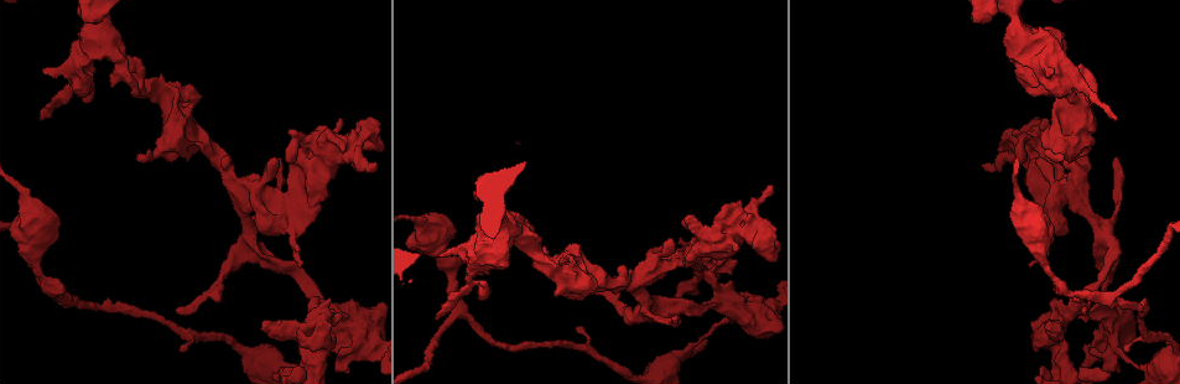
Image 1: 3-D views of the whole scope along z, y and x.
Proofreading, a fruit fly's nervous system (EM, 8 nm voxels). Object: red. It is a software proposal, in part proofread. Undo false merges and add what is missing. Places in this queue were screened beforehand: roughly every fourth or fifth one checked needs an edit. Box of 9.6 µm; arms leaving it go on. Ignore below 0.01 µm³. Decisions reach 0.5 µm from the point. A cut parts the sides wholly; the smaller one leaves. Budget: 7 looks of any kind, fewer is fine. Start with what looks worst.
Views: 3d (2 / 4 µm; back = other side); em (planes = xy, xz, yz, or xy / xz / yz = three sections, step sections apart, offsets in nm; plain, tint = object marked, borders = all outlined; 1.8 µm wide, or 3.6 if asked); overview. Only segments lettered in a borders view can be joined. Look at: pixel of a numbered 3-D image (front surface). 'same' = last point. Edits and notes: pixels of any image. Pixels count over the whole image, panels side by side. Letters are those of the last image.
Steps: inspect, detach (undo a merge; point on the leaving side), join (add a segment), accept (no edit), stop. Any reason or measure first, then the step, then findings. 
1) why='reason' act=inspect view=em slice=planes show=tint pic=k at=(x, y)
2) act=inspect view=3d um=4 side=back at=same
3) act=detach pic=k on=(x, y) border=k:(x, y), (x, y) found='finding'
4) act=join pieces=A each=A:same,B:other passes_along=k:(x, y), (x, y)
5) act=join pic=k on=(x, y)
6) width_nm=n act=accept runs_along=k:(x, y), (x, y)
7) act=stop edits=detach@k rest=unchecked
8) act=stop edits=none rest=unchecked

why='calibre changes' act=inspect view=3d um=4 pic=1 at=(1111, 244)

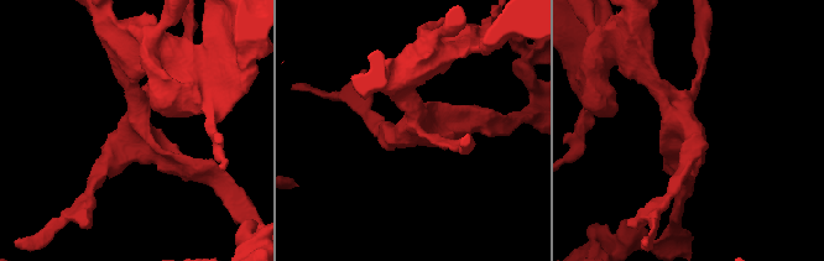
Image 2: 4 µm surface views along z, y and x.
why='need the tissue' act=inspect view=em slice=xy step=4 show=plain pic=2 at=(138, 130)

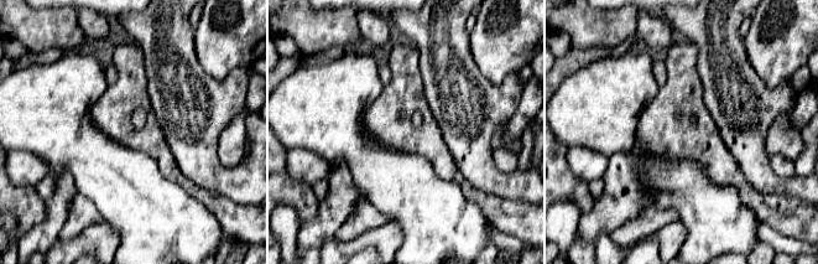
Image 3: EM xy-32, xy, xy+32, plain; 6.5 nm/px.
act=inspect view=em slice=xy step=4 show=borders at=same

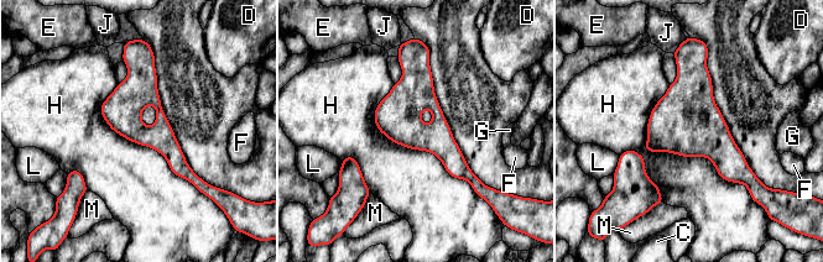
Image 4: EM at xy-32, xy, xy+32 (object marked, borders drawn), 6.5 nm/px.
arms=4 act=accept each=C:other,D:other,E:other,F:other,G:other,H:other,J:other,L:other,M:other found='one neuron here'

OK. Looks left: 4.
why='abrupt turn' act=inspect view=em slice=yz step=16 show=tint pic=1 at=(1113, 352)

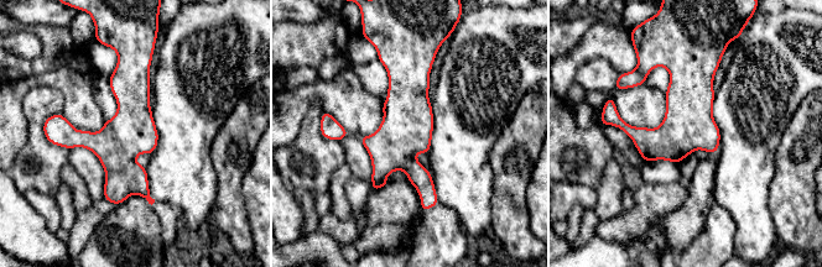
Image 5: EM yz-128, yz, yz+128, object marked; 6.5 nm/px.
why='another direction' act=inspect view=em slice=planes show=borders at=same

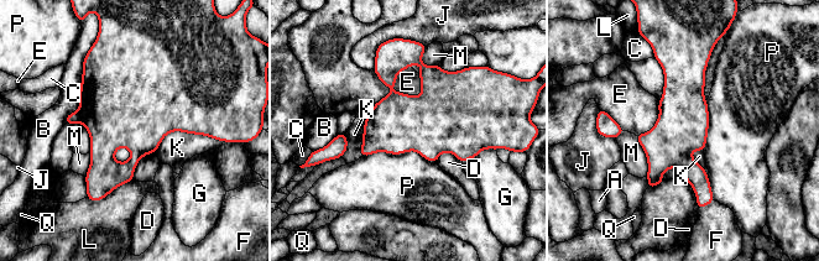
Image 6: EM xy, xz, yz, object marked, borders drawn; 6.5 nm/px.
width_nm=340 act=detach pic=6 on=(73, 118) each=A:other,B:other,C:other,D:other,E:other,F:other,G:other,J:other,K:other,L:other,M:other,P:other,Q:other border=6:(77, 111), (79, 121) found='two neurons meet here'

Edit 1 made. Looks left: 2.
why='abrupt turn' act=inspect view=em slice=planes show=borders pic=1 at=(755, 237)

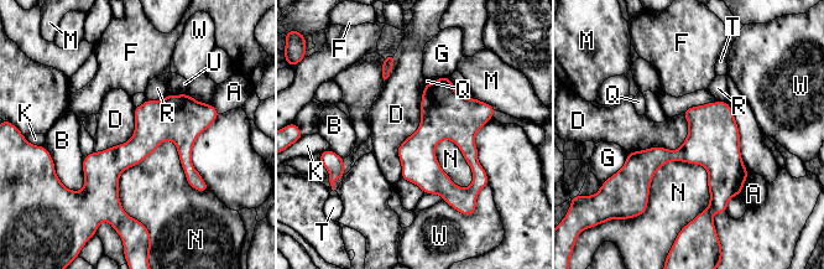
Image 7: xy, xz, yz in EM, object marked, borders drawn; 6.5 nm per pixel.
act=accept each=A:other,B:other,D:other,F:other,G:other,K:other,M:other,N:other,Q:other,R:other,T:other,U:other,W:other runs_along=7:(209, 118), (165, 119), (87, 190) found='all the same neuron'

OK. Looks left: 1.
act=stop edits=detach@6 rest=unchecked

